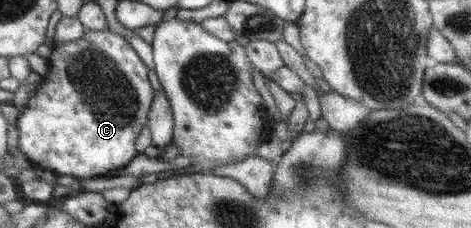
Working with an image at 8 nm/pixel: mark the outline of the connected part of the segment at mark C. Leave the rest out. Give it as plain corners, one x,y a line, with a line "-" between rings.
86,29
82,38
53,44
51,49
41,86
28,98
16,119
17,148
32,166
50,170
56,176
72,175
82,180
123,168
137,154
134,140
147,126
153,100
154,90
146,77
146,65
126,40
108,30

